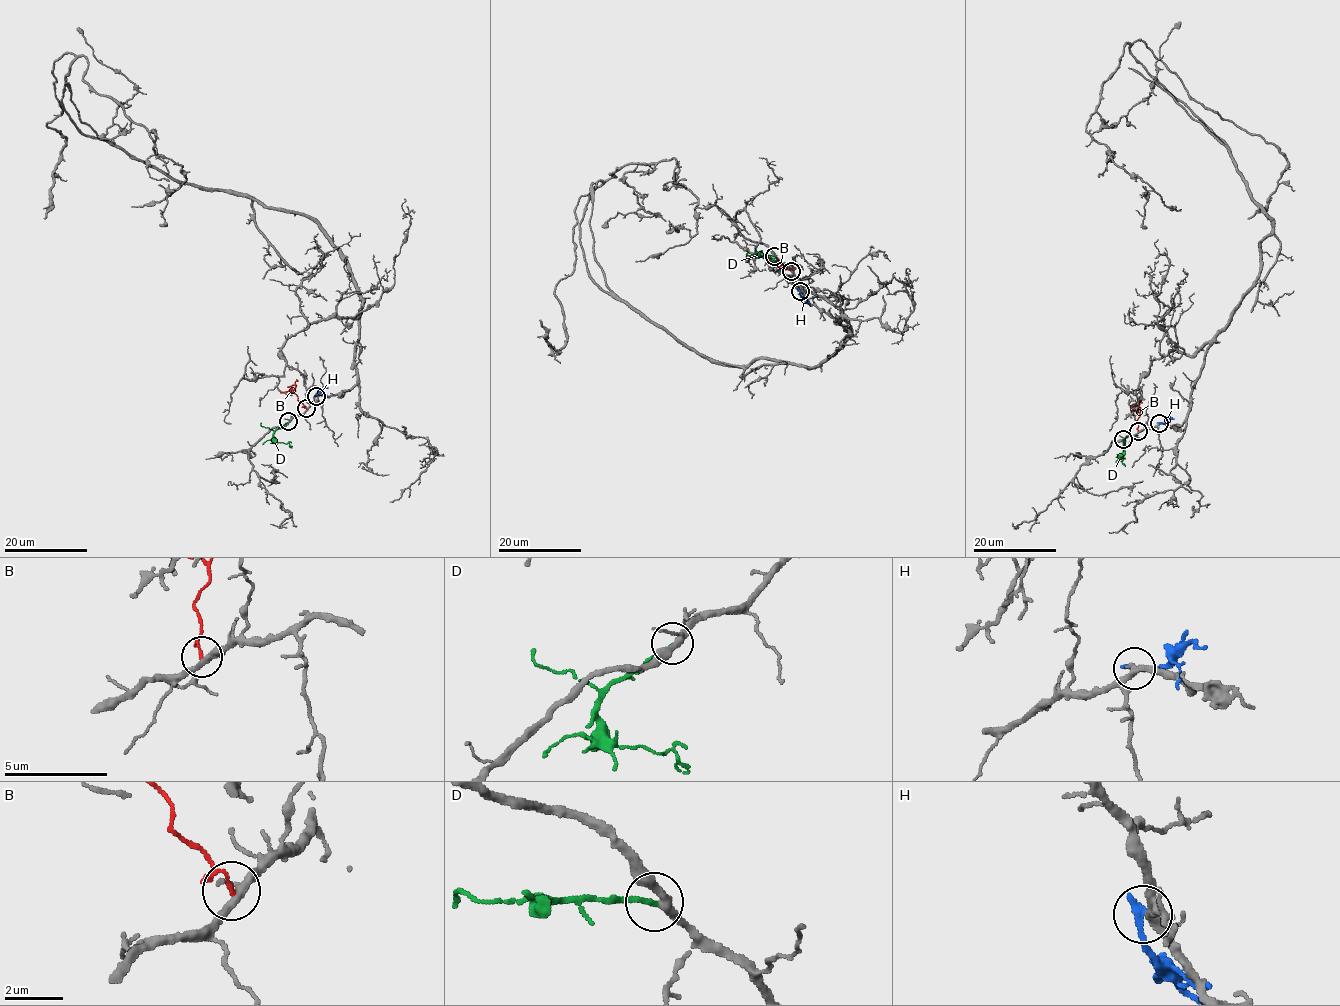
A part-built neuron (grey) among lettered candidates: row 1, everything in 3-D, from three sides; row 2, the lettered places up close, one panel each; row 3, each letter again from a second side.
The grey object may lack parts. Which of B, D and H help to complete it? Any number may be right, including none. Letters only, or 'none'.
D

